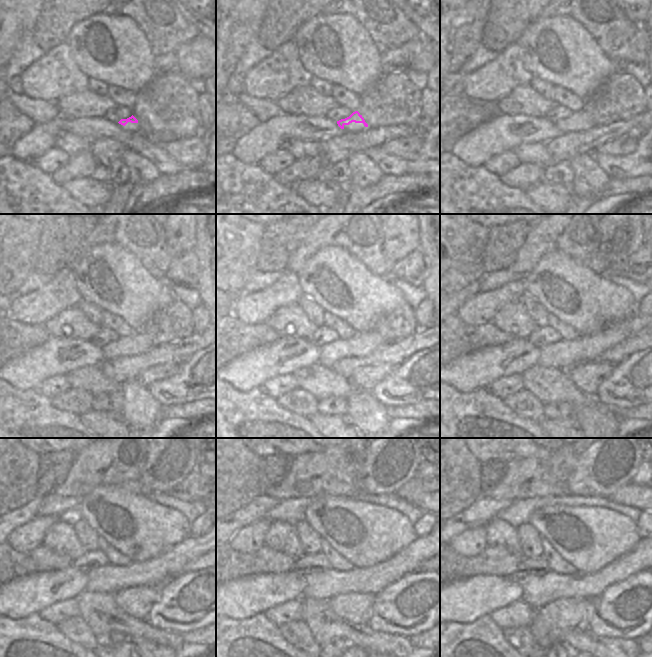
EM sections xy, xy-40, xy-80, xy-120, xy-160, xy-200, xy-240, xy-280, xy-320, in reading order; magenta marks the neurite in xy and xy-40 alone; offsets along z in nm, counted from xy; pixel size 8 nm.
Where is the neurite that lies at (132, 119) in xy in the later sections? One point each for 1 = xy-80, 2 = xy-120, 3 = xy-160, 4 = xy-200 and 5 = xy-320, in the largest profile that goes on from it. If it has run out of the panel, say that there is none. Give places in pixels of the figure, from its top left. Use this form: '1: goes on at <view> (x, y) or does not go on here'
1: goes on at xy-80 (581, 116)
2: goes on at xy-120 (140, 340)
3: goes on at xy-160 (362, 344)
4: goes on at xy-200 (586, 348)
5: goes on at xy-320 (537, 590)

